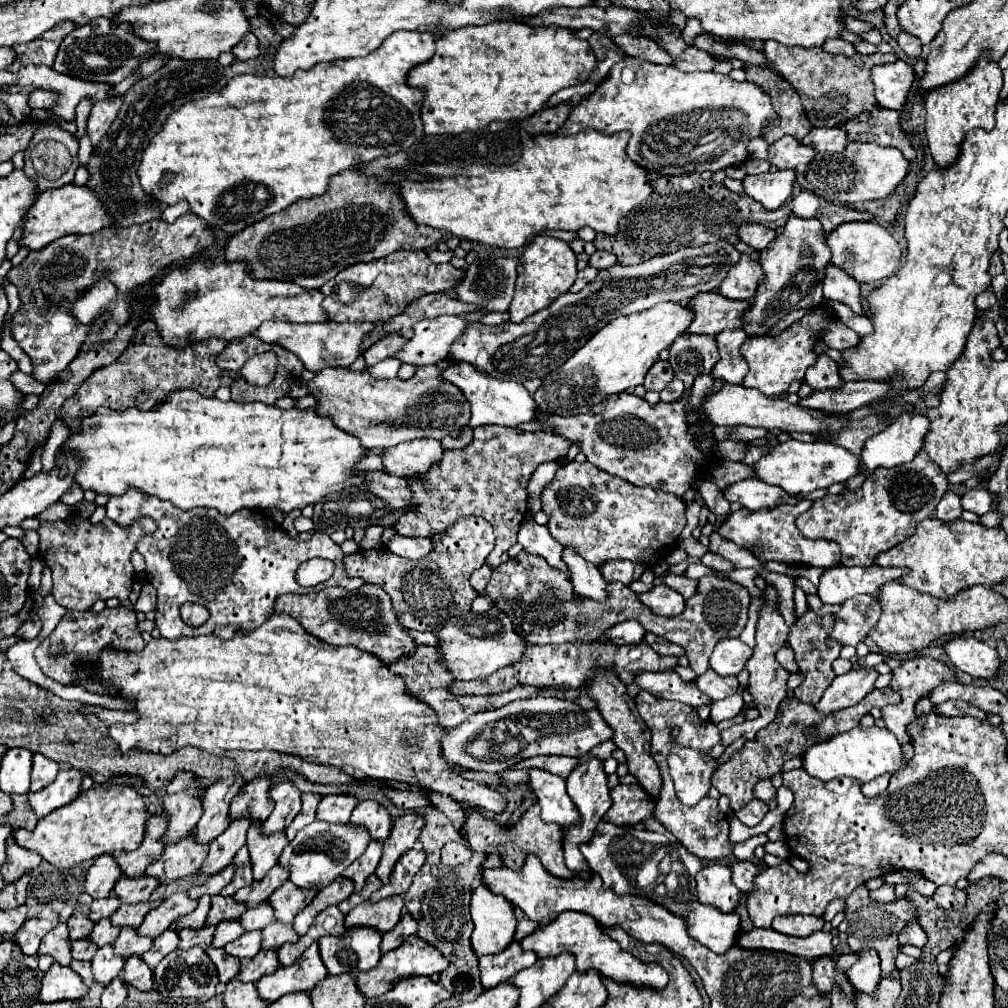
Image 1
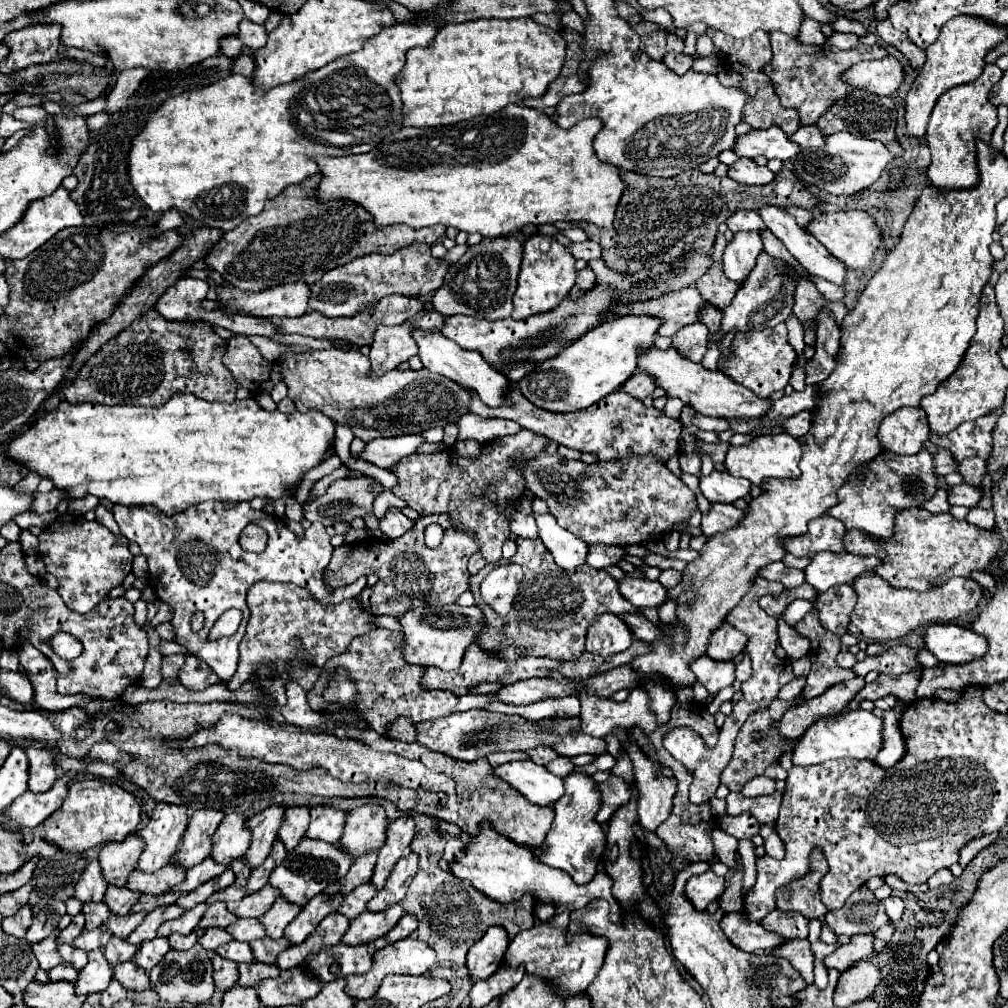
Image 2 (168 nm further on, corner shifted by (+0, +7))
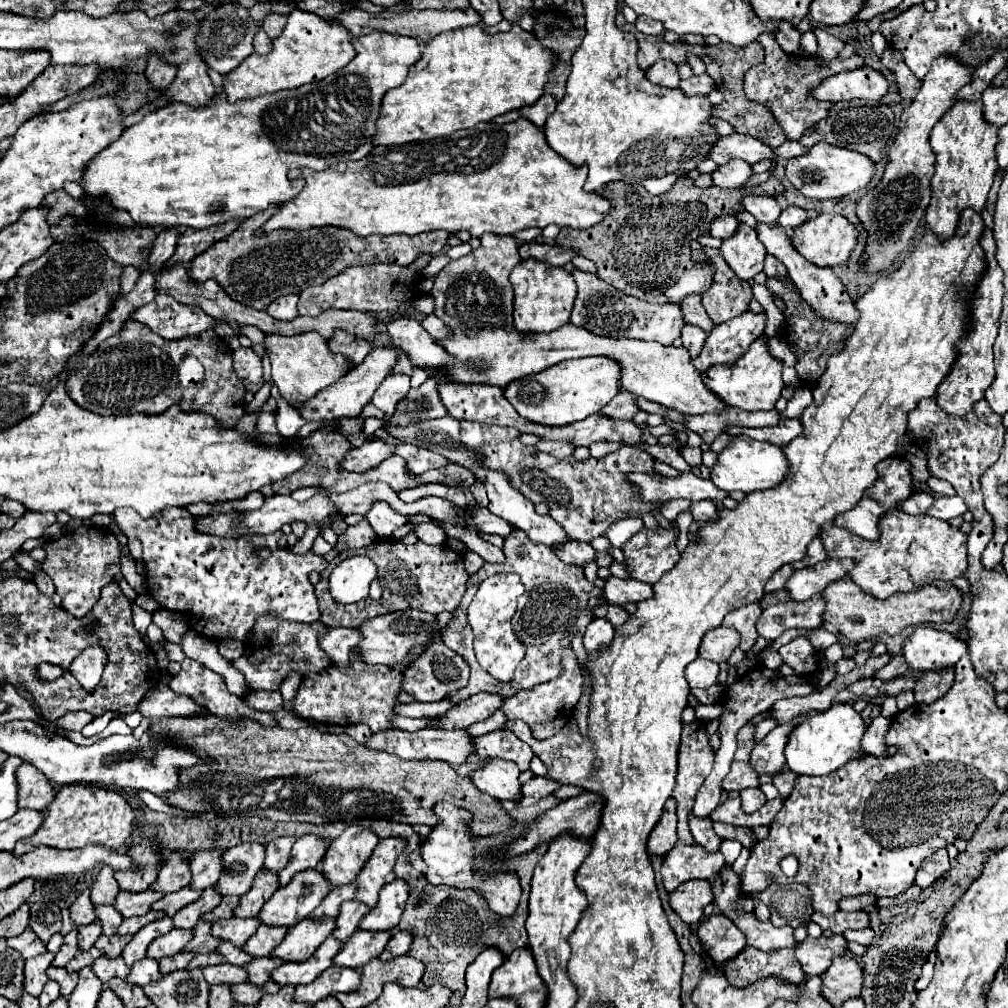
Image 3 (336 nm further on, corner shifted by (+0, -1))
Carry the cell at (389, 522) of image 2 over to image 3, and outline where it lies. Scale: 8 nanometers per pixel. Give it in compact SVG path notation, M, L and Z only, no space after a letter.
M375 502L375 506L371 506L371 510L367 512L365 520L371 524L379 538L389 538L395 528L407 524L407 516L401 516L399 512L389 508L387 502Z

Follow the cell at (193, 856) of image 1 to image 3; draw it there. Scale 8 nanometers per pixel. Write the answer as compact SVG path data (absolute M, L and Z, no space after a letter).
M145 890L145 892L119 892L117 900L115 900L115 908L119 908L119 914L123 914L123 918L131 918L131 916L143 916L149 912L151 904L157 902L159 898L163 898L163 894L155 892L155 890Z

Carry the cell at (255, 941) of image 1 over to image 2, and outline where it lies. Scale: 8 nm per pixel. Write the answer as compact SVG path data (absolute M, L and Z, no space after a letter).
M231 940L225 946L219 946L217 954L221 954L223 958L235 960L235 962L253 962L253 954L251 954L251 946L247 942L235 942Z

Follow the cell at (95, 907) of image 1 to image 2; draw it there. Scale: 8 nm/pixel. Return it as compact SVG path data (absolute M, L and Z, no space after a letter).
M85 902L83 904L83 914L85 914L85 928L91 930L91 928L97 928L97 926L103 926L109 918L109 910L107 910L107 904L105 902Z

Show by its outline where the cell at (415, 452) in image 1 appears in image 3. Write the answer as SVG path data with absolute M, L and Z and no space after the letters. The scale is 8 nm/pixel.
M371 440L359 448L347 450L347 454L343 456L343 462L339 464L347 472L367 472L373 466L379 466L385 458L389 458L393 454L393 448L395 446L385 444L381 440Z

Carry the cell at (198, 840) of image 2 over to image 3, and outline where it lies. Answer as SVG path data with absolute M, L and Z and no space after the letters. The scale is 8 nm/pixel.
M173 852L169 856L169 860L159 868L159 876L151 884L151 890L159 890L163 894L169 894L169 892L181 890L189 882L191 882L191 870L189 870L189 862L185 860L185 854Z

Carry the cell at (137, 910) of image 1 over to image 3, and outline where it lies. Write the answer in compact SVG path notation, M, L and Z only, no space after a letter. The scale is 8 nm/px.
M101 936L97 942L95 942L95 948L101 950L107 958L117 958L123 950L123 946L131 940L131 936Z

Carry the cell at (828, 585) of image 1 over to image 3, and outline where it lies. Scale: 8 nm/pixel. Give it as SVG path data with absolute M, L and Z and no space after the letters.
M839 558L839 560L823 560L815 566L807 566L803 570L795 570L793 576L785 582L785 590L791 600L803 602L809 600L815 594L821 594L829 582L841 580L849 574L849 570L855 566L851 558Z

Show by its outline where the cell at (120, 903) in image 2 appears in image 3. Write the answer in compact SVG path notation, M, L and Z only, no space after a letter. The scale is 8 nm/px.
M95 906L95 914L103 926L105 936L113 936L117 926L123 922L123 916L113 906Z

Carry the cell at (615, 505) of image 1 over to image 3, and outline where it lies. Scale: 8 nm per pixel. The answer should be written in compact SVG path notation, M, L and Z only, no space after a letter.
M461 420L461 440L467 448L485 454L483 466L503 470L511 484L521 490L533 502L545 502L549 516L559 522L569 540L589 542L601 536L619 518L637 518L639 514L653 514L649 502L637 498L637 488L625 480L627 472L653 474L653 456L635 446L621 446L603 458L589 456L587 460L575 460L573 456L557 460L551 454L539 452L535 446L521 444L521 432L507 426L479 424Z

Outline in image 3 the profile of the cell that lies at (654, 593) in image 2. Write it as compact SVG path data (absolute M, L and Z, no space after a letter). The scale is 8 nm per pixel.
M609 576L603 584L603 596L607 598L609 604L627 604L627 602L641 602L645 598L653 596L653 588L645 582L633 580L633 578L615 578Z

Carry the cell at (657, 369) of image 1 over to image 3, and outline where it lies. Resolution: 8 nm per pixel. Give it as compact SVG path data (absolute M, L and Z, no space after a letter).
M621 390L607 406L603 406L603 410L599 414L607 416L607 418L617 418L617 420L633 420L633 416L639 412L635 398L631 392Z

